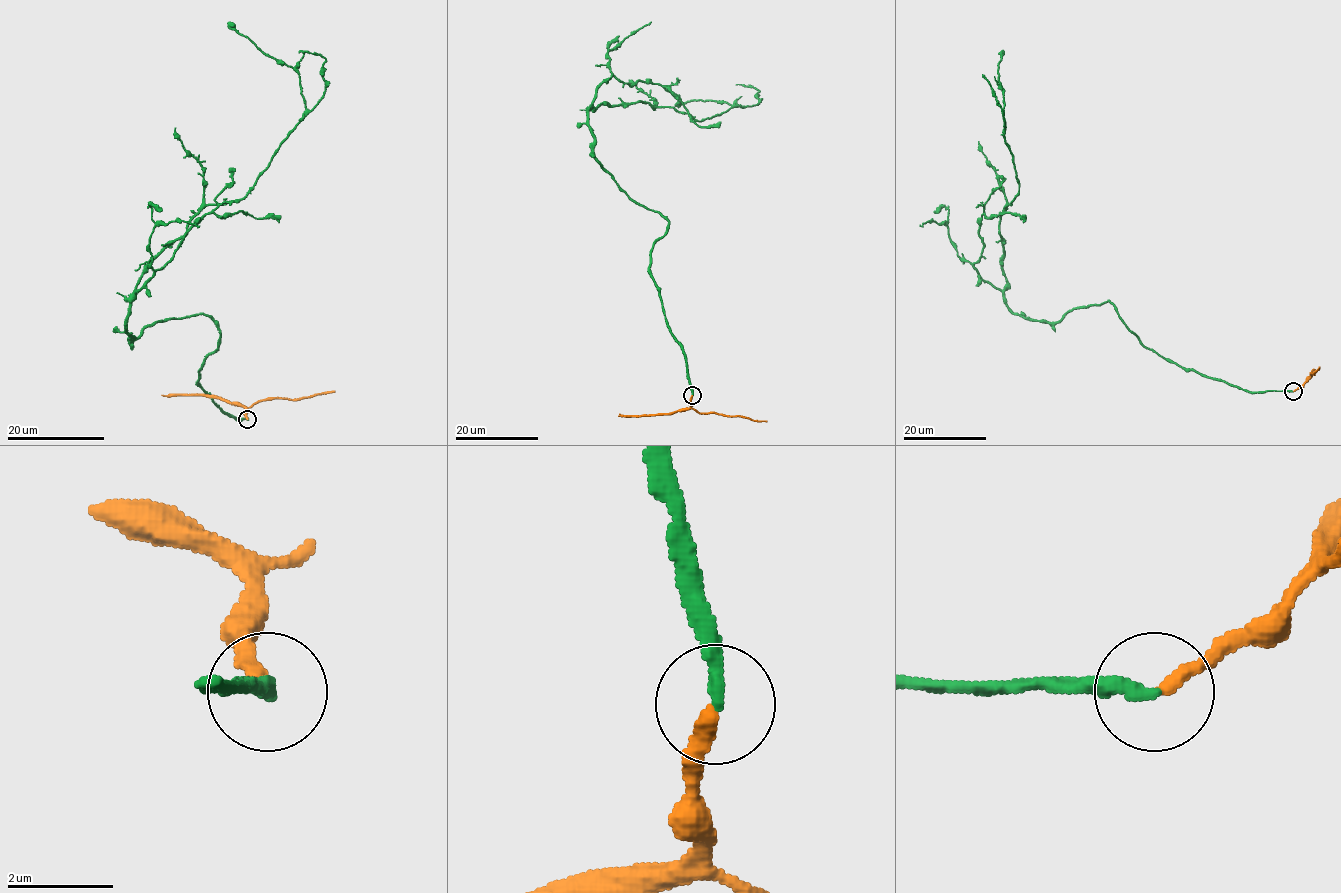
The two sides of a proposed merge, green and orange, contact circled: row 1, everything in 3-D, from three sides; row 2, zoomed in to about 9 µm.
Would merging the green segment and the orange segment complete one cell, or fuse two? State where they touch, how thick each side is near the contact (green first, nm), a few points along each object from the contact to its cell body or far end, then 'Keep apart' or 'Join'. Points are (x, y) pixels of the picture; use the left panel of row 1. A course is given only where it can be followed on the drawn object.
Place: (247, 419). Thickness 280 nm (green) against 280 nm. Course of green: (247, 419), (197, 383), (207, 315), (127, 331), (144, 269), (242, 198), (305, 110), (299, 75), (228, 22). Course of orange: (247, 419), (246, 410), (257, 402), (303, 399), (335, 390). Join

